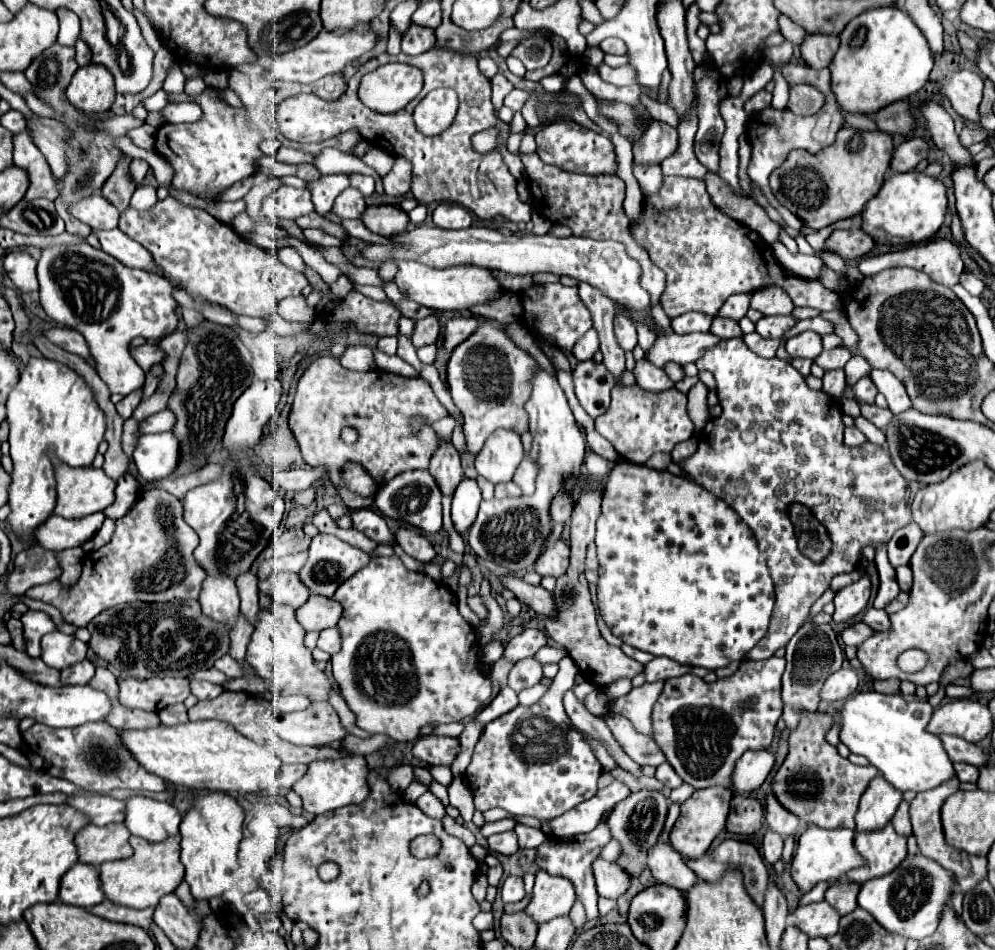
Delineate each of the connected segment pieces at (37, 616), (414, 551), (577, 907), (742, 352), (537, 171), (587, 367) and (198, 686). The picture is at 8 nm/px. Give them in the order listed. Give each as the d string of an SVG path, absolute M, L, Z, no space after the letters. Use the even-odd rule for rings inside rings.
M33 610L25 612L21 616L21 622L23 622L23 638L25 638L27 652L29 652L29 656L37 656L39 658L41 636L47 634L47 632L53 632L55 624L45 612L33 612Z
M401 528L401 530L397 532L397 544L399 544L409 556L413 556L413 558L419 560L419 562L431 562L431 560L437 556L437 552L435 552L435 548L431 546L431 542L429 542L423 534L419 534L417 530Z
M575 902L575 904L573 904L569 918L571 918L571 922L573 922L573 926L575 926L575 928L583 928L583 924L587 922L587 920L585 920L585 910L583 910L583 906L581 906L579 902Z
M731 338L709 348L695 364L699 370L709 370L715 376L723 414L707 422L699 436L697 452L683 460L681 468L697 484L713 492L713 496L725 500L725 504L731 506L741 516L741 520L749 524L757 538L757 548L769 566L769 578L773 578L777 600L765 640L761 640L761 644L757 644L757 648L753 648L753 652L747 656L749 660L763 660L773 656L777 648L783 648L807 622L811 606L821 598L825 588L829 588L831 578L841 572L851 572L857 566L857 558L863 546L889 542L893 532L911 522L910 507L905 500L907 482L893 466L885 448L871 442L855 448L843 444L841 402L825 392L811 390L805 384L805 378L791 366L791 362L781 358L761 358L753 354L741 338ZM791 502L805 504L829 530L833 552L829 554L827 568L823 564L811 562L801 554L795 530L787 516ZM853 518L859 518L861 522L861 538L849 532Z
M521 154L521 160L527 170L531 194L533 194L533 206L535 210L551 220L553 224L565 224L573 230L575 236L585 236L593 240L617 240L623 242L629 248L629 256L633 256L641 268L643 278L641 286L649 292L653 304L659 302L663 290L665 290L665 272L661 272L645 252L641 244L631 234L631 224L623 212L623 198L625 198L625 184L619 176L589 176L589 174L577 174L577 172L565 172L557 166L545 164L537 154Z
M595 360L579 362L573 370L573 382L579 404L591 418L601 416L609 408L609 394L615 386L615 380L609 376L609 372L605 372L603 364L597 364Z
M191 682L191 694L197 696L197 700L211 700L215 698L219 692L223 692L221 686L215 686L211 682Z

